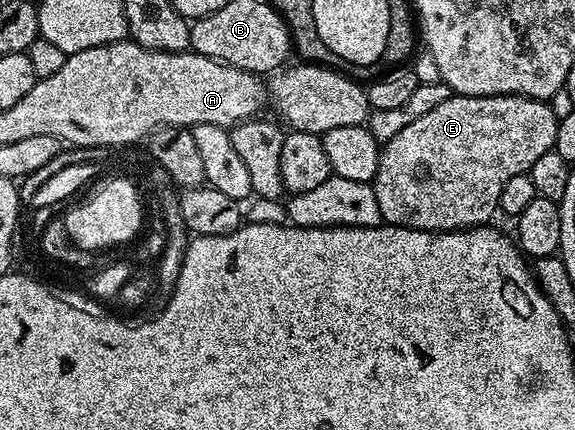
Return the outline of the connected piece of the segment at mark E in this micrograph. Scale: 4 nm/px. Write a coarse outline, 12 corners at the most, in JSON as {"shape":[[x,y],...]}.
{"shape":[[453,94],[383,143],[381,219],[468,230],[556,145],[558,114]]}

